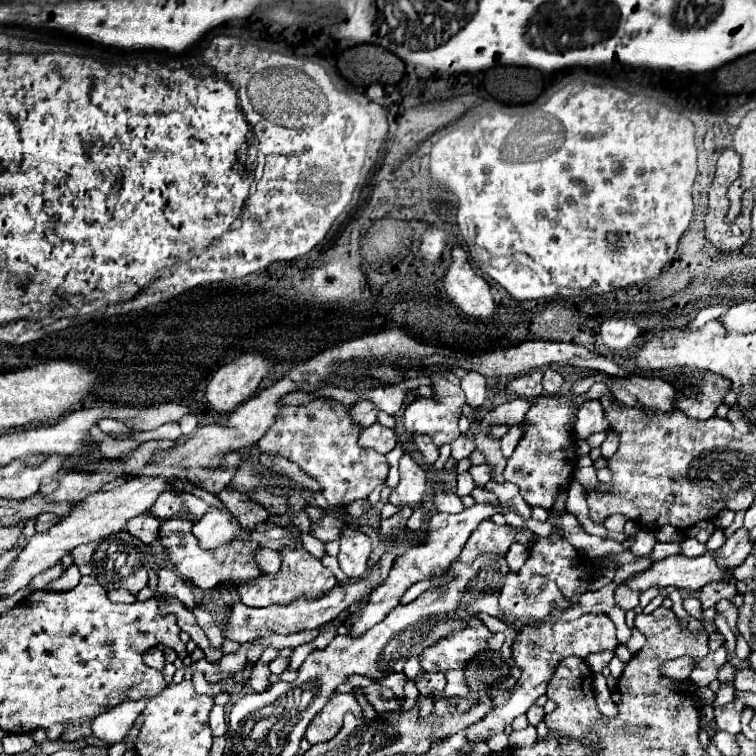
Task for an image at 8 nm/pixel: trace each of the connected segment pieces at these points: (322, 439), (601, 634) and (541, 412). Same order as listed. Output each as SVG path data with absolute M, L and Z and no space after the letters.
M315 398L305 406L285 406L275 424L259 440L261 452L279 454L315 478L329 506L349 506L359 498L367 498L389 474L389 464L383 454L357 444L361 426L353 422L349 410L351 406L333 398Z
M561 610L551 612L551 618L555 620L555 624L547 624L547 626L539 626L539 628L523 628L517 634L517 640L513 644L513 660L521 668L521 676L517 678L517 684L515 684L511 696L507 698L507 702L503 706L497 706L481 722L469 726L469 730L467 730L467 740L469 742L473 742L473 744L485 742L493 734L503 732L503 728L507 724L511 724L515 716L525 714L527 708L531 704L535 704L535 700L541 694L545 694L547 682L551 680L555 668L567 656L587 658L593 652L615 650L617 648L619 642L615 638L615 624L609 620L609 616L605 616L605 614L583 614L579 620L563 622L563 620L559 620L559 614L561 614Z
M567 392L563 396L541 396L535 400L535 404L531 406L531 410L525 414L525 422L529 424L519 446L515 448L513 456L507 460L507 466L503 470L503 478L507 482L513 482L519 486L521 490L521 496L525 498L525 502L529 506L541 506L541 508L551 508L559 490L565 488L569 482L571 482L571 476L573 476L573 470L575 470L575 438L573 438L573 432L569 428L569 420L571 420L571 414L575 414L575 408L571 406L573 402L573 392Z

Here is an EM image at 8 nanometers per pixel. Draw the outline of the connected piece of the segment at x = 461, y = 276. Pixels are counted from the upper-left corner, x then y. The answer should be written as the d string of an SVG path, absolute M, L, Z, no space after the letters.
M459 246L451 250L451 266L445 272L443 284L449 298L465 314L475 318L489 318L495 314L497 308L489 284L475 274L475 270L469 264L467 252Z

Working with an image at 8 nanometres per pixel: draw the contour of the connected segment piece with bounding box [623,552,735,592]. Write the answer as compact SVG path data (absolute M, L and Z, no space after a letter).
M711 552L699 558L687 558L687 556L667 556L659 562L655 562L649 570L625 580L623 584L629 590L643 592L647 588L667 588L675 586L681 590L699 590L709 582L721 582L735 578L727 572L719 572Z

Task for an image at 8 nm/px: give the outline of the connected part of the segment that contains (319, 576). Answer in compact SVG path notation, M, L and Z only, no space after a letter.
M283 548L279 550L283 556L283 566L277 574L263 574L255 580L243 582L239 584L239 594L241 594L241 602L247 606L271 606L271 604L293 604L297 598L307 598L307 600L315 600L325 596L333 586L335 586L335 576L331 570L327 570L319 558L311 556L305 548L297 548L297 550L289 550Z

